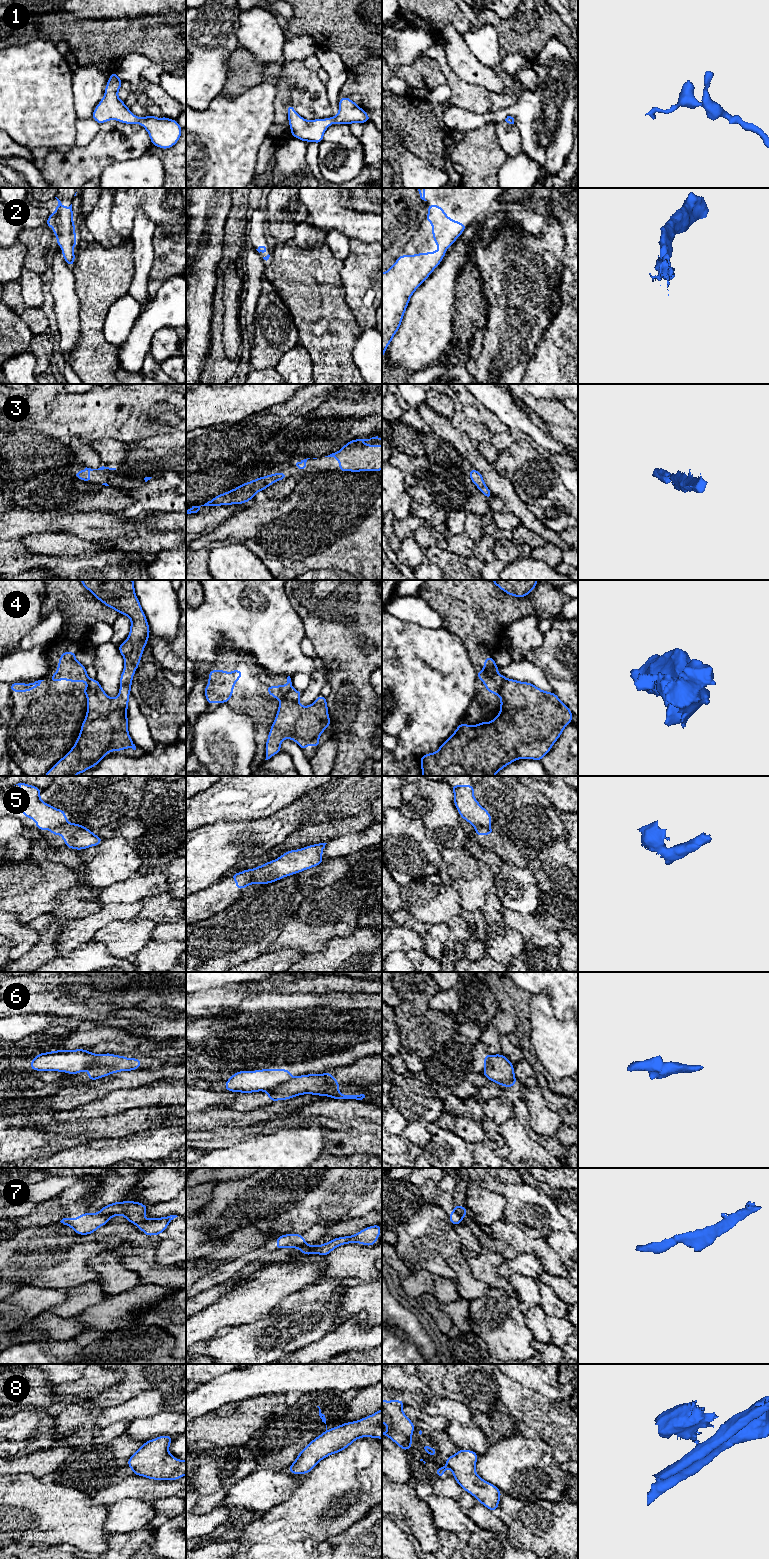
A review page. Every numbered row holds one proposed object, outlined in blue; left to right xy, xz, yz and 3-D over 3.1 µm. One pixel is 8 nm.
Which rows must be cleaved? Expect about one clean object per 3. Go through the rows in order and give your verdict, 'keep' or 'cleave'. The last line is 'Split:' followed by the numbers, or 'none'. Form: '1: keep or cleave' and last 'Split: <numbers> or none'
1: keep
2: keep
3: keep
4: cleave
5: cleave
6: cleave
7: cleave
8: cleave
Split: 4, 5, 6, 7, 8

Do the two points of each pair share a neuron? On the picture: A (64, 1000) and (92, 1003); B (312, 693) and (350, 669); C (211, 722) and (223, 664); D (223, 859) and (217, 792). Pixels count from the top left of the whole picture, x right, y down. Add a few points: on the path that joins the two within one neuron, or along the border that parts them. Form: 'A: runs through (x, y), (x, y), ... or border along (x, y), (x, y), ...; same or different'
A: runs through (71, 1000), (83, 999), (85, 1001); same
B: border along (324, 663), (328, 669), (329, 683); different
C: border along (221, 703), (214, 708), (208, 708); different
D: border along (244, 820), (218, 820), (210, 824), (197, 826); different

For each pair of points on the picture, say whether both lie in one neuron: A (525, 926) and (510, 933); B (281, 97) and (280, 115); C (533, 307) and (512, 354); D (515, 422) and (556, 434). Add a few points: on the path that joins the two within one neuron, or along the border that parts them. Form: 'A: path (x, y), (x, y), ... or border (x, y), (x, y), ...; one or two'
A: border (507, 926), (516, 929), (525, 939); two
B: path (281, 101), (280, 111); one
C: path (521, 319), (513, 328), (512, 342); one
D: path (526, 426), (542, 439), (549, 440); one

